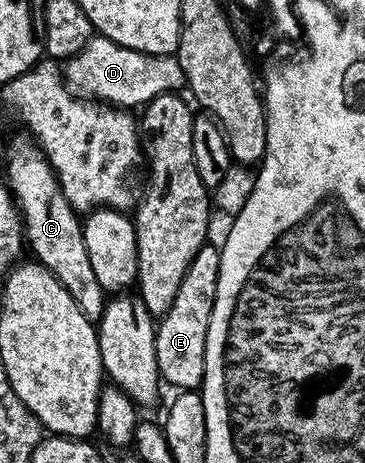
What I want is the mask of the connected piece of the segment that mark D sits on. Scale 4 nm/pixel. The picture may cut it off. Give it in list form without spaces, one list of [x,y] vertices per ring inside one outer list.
[[[94,35],[63,68],[64,85],[75,97],[95,99],[116,108],[146,105],[157,95],[178,93],[186,87],[184,72],[176,55],[145,54]]]

